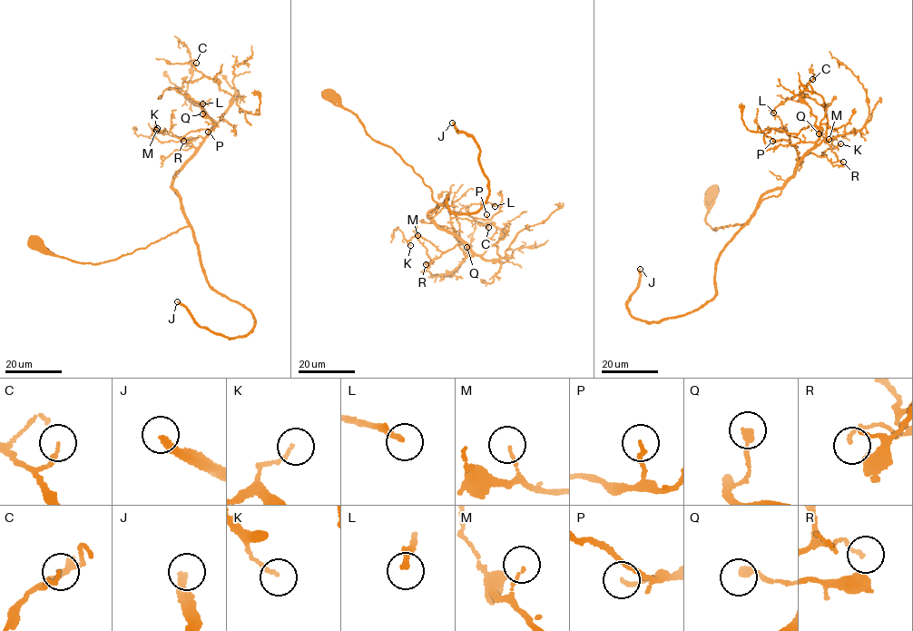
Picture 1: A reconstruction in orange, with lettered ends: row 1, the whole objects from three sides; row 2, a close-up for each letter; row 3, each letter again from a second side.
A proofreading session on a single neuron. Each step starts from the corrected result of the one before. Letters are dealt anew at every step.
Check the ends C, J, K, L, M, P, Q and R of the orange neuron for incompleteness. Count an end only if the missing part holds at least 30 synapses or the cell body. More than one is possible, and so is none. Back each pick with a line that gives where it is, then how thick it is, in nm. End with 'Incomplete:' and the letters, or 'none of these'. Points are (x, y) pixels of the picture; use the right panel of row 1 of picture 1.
J: place (640, 269); calibre 320 nm
Incomplete: J

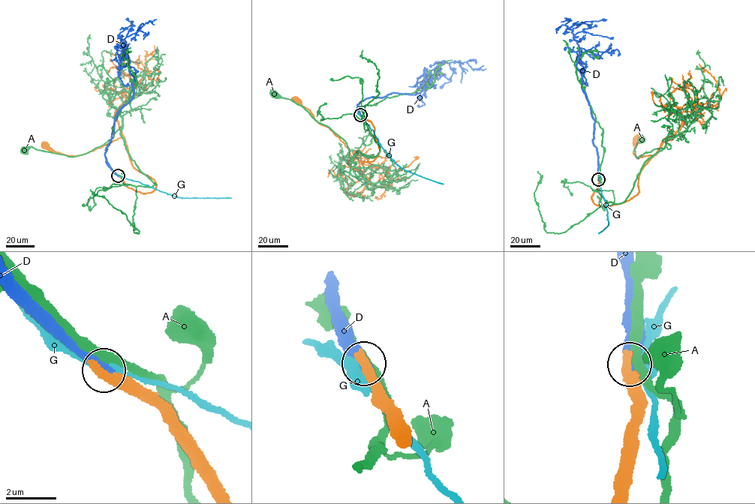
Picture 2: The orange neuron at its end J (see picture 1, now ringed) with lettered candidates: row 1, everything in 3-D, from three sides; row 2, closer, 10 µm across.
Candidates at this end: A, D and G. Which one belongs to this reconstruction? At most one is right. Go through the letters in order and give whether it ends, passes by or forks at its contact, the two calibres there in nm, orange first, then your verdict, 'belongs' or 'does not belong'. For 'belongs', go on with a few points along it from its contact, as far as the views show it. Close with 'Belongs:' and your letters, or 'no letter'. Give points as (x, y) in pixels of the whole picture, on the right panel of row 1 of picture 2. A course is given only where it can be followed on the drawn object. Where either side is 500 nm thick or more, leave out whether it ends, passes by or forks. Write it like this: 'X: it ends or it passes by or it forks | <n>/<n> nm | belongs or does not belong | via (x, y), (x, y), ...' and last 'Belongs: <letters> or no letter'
A: it passes by | 360/320 nm | does not belong
D: 500/400 nm | belongs | via (598, 179), (593, 139), (594, 120), (576, 66), (579, 46), (565, 25), (570, 20), (564, 18)
G: it passes by | 400/420 nm | does not belong
Belongs: D

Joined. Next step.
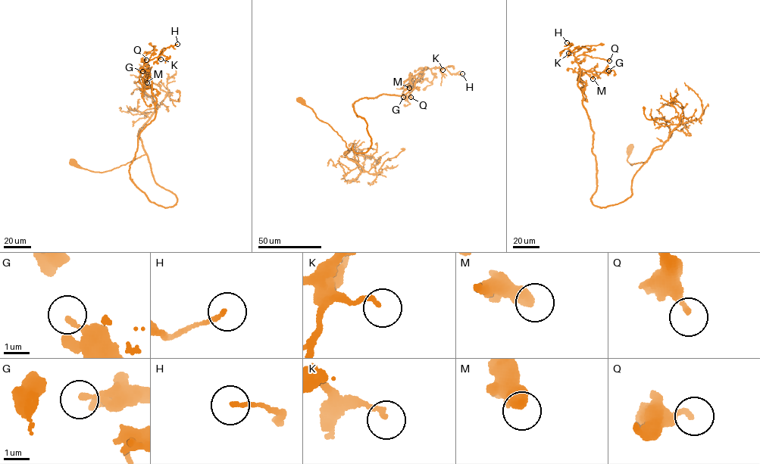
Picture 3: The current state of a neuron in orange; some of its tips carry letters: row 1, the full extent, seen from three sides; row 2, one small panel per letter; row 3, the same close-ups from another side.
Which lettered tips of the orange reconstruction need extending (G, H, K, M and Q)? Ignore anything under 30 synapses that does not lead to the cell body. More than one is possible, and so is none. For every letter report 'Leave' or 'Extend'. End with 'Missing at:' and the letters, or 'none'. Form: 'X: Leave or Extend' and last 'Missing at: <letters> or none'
G: Leave
H: Leave
K: Leave
M: Leave
Q: Leave
Missing at: none

